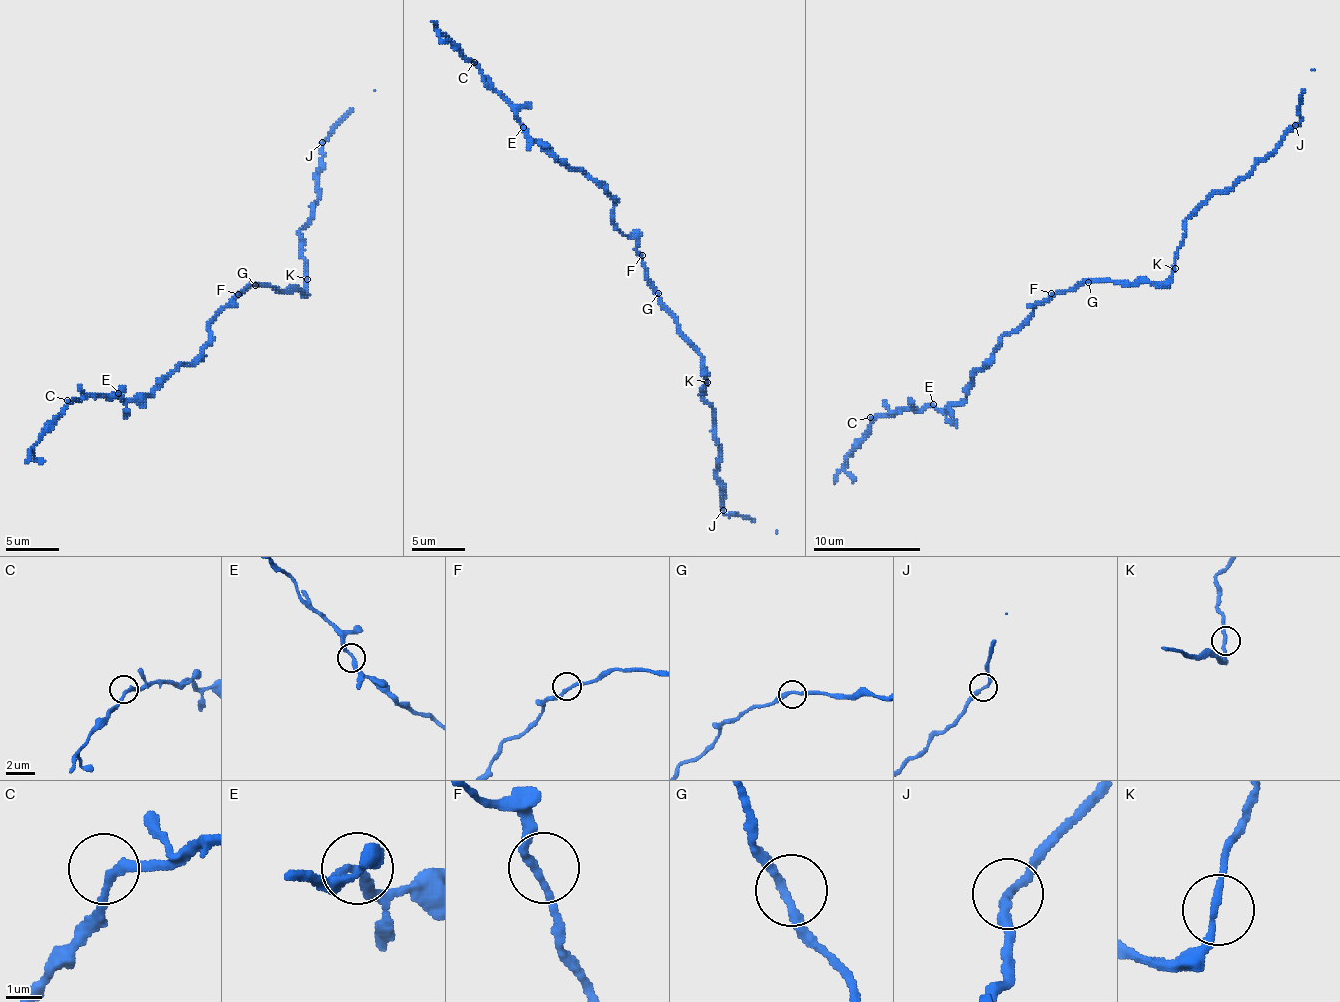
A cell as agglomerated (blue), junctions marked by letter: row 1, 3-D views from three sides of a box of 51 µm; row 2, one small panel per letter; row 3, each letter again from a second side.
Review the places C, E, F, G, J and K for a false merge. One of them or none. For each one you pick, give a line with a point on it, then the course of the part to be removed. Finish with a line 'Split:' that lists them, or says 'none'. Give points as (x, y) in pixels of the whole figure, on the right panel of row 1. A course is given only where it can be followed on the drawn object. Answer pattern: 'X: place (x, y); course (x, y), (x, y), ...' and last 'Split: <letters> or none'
Split: none

